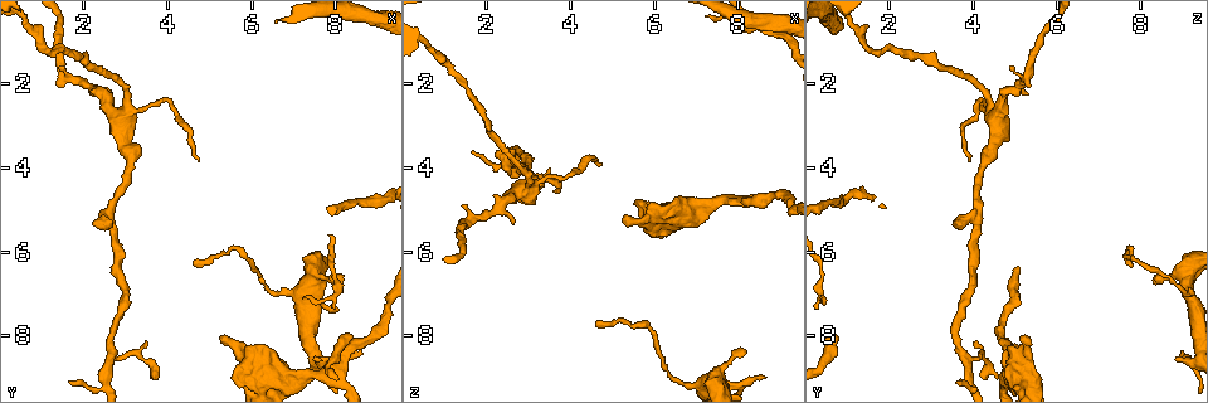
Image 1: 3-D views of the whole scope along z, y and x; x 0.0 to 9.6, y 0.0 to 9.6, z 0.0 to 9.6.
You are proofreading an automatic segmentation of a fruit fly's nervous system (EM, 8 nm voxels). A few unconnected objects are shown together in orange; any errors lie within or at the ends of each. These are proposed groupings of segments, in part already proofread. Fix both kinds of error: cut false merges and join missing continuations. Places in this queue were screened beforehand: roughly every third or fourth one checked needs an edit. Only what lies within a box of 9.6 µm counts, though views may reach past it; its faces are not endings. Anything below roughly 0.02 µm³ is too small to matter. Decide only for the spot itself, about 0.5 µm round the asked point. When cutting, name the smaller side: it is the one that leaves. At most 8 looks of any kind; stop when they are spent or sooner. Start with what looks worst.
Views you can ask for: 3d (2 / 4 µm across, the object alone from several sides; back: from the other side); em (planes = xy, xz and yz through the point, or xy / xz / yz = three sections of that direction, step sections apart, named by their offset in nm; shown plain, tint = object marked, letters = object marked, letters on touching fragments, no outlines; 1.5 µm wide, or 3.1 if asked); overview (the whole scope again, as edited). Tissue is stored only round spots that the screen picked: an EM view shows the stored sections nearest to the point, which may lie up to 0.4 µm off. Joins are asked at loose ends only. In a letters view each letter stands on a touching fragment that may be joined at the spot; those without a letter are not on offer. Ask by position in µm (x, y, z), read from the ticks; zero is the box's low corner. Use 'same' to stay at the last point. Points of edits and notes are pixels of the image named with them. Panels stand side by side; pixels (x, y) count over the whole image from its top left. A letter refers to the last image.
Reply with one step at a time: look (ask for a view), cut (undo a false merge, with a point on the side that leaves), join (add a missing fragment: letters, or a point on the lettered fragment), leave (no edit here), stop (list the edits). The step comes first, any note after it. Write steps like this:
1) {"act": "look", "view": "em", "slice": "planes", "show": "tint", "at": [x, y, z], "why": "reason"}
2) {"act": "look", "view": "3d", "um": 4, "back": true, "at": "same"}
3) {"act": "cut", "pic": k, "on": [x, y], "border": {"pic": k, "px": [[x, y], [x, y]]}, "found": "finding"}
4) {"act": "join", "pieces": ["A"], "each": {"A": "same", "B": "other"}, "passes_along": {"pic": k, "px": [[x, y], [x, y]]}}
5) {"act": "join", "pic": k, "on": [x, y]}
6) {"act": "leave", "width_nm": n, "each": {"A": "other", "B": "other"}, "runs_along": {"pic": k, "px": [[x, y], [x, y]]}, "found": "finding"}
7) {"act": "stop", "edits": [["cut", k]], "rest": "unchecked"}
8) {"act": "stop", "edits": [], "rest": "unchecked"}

{"act": "look", "view": "3d", "um": 4, "at": [5.25, 8.10, 5.10]}

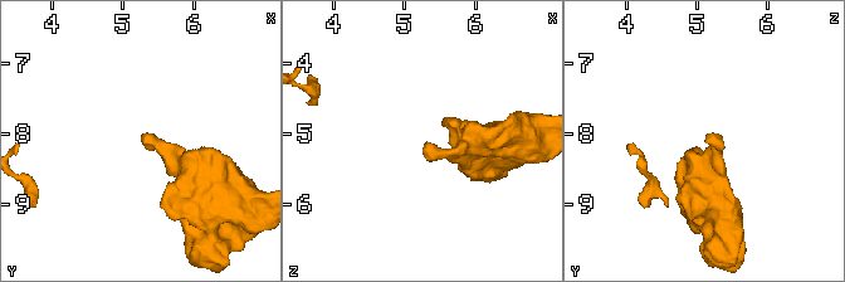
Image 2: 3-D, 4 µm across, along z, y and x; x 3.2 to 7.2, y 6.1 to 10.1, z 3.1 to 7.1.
{"act": "look", "view": "em", "slice": "planes", "show": "plain", "at": [5.30, 8.10, 5.15]}

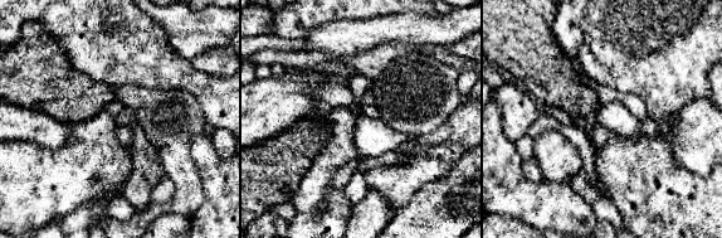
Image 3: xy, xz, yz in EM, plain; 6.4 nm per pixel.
{"act": "look", "view": "em", "slice": "planes", "show": "letters", "at": "same"}

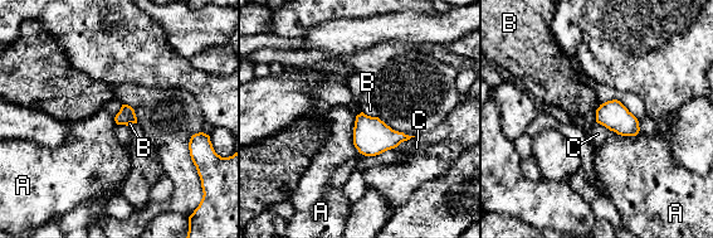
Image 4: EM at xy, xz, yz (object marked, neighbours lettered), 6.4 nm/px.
{"act": "leave", "each": {"A": "other", "B": "other", "C": "other"}, "border": {"pic": 4, "px": [[355, 116], [353, 146], [360, 152]]}, "found": "none of them fits"}

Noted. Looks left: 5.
{"act": "look", "view": "3d", "um": 2, "at": [8.10, 6.80, 8.30], "why": "free end"}

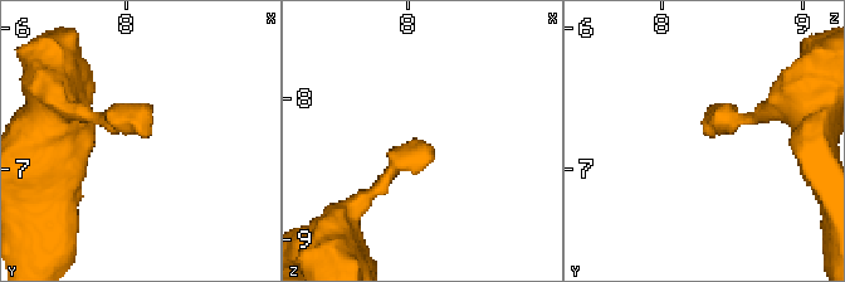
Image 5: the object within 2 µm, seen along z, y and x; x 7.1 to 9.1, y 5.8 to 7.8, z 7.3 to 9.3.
{"act": "look", "view": "em", "slice": "planes", "show": "plain", "at": [8.16, 6.72, 8.32]}

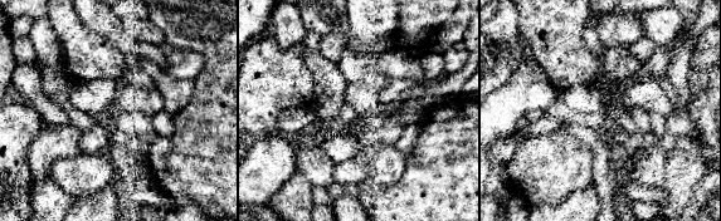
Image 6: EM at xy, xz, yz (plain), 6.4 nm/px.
{"act": "look", "view": "em", "slice": "planes", "show": "letters", "at": "same"}

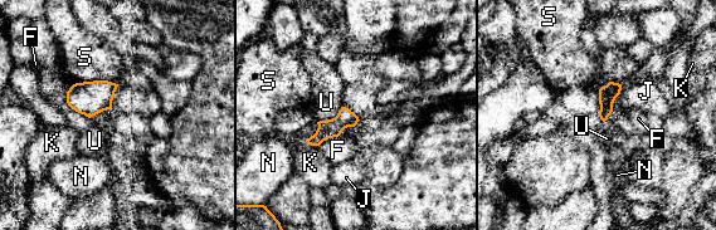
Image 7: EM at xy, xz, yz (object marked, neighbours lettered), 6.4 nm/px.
{"act": "leave", "each": {"F": "other", "J": "other", "K": "other", "N": "other", "S": "other", "U": "other"}, "runs_along": {"pic": 7, "px": [[354, 118], [342, 120], [310, 141]]}, "found": "none of them fits"}

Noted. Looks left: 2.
{"act": "look", "view": "3d", "um": 2, "at": [7.70, 8.95, 4.75], "why": "branch point"}

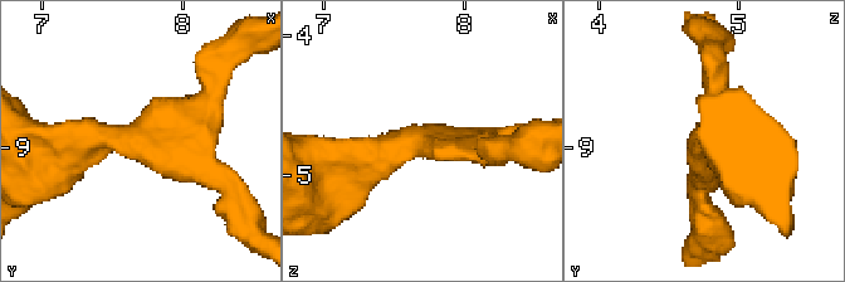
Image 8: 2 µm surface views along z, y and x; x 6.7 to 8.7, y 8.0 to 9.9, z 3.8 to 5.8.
{"act": "look", "view": "em", "slice": "planes", "show": "letters", "at": [7.68, 8.92, 4.78], "arms": 3, "arm_widths_nm": [190, 200, 440], "why": "now the EM"}

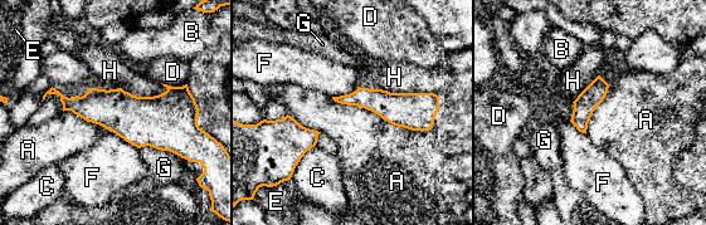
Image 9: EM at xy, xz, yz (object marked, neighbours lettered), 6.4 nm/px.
{"act": "leave", "width_nm": 90, "each": {"A": "other", "B": "other", "C": "other", "D": "other", "E": "other", "F": "other", "G": "other", "H": "other"}, "border": {"pic": 9, "px": [[331, 97], [412, 130], [438, 111]]}, "found": "continuous, no second cell"}

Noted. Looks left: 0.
{"act": "stop", "edits": [], "rest": "unchecked"}

